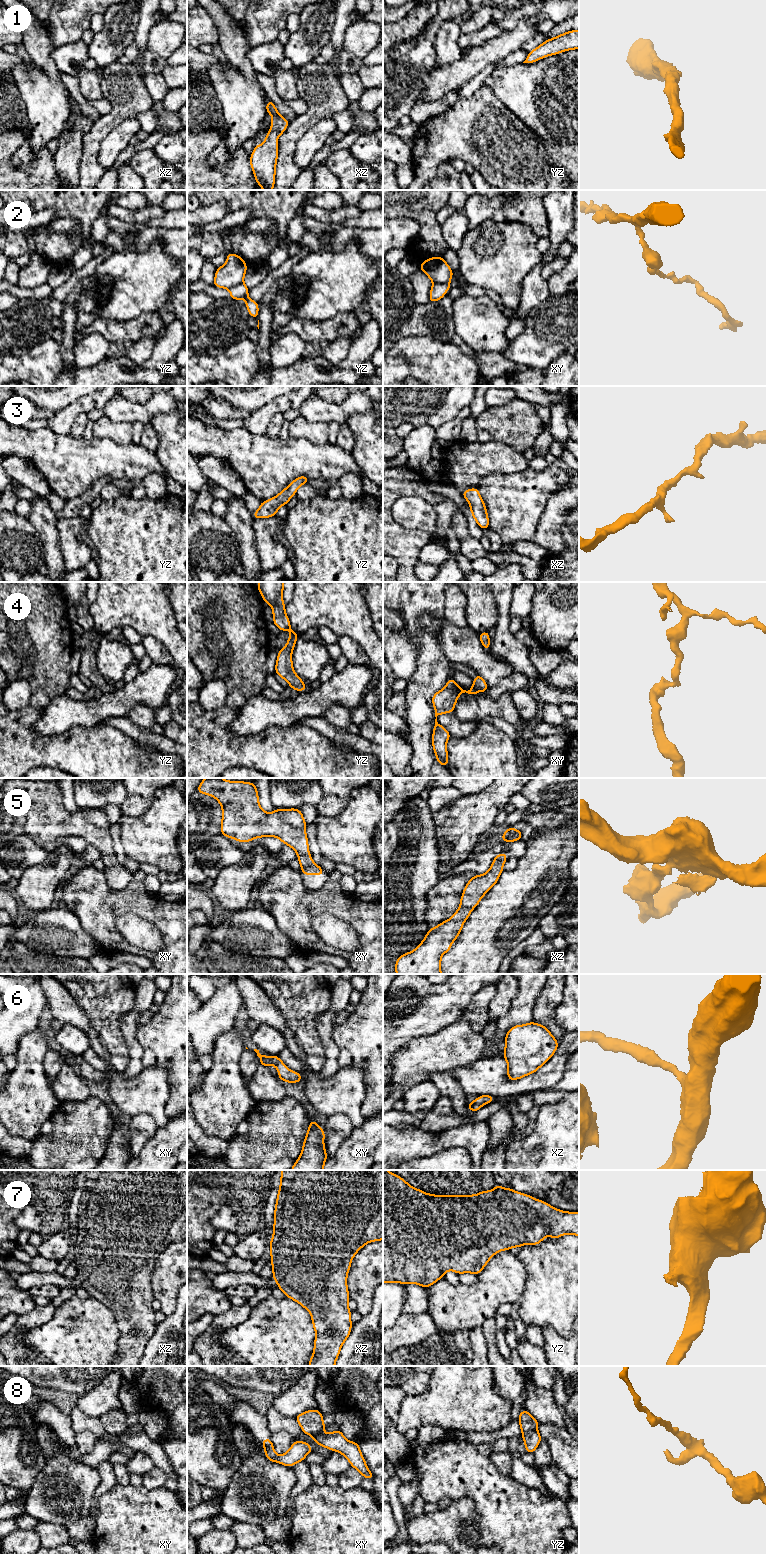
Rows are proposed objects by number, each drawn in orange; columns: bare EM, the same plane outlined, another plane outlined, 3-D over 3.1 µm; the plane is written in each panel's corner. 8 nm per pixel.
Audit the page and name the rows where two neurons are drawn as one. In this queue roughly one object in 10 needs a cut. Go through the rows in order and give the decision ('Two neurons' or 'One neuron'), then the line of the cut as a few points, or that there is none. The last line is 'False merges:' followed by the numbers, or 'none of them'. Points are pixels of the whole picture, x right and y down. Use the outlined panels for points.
1: One neuron. No split
2: Two neurons. Split along xy (448, 282), (434, 284)
3: One neuron. No split
4: One neuron. No split
5: One neuron. No split
6: One neuron. No split
7: One neuron. No split
8: Two neurons. Split along yz (536, 1429), (522, 1434)
False merges: 2, 8

